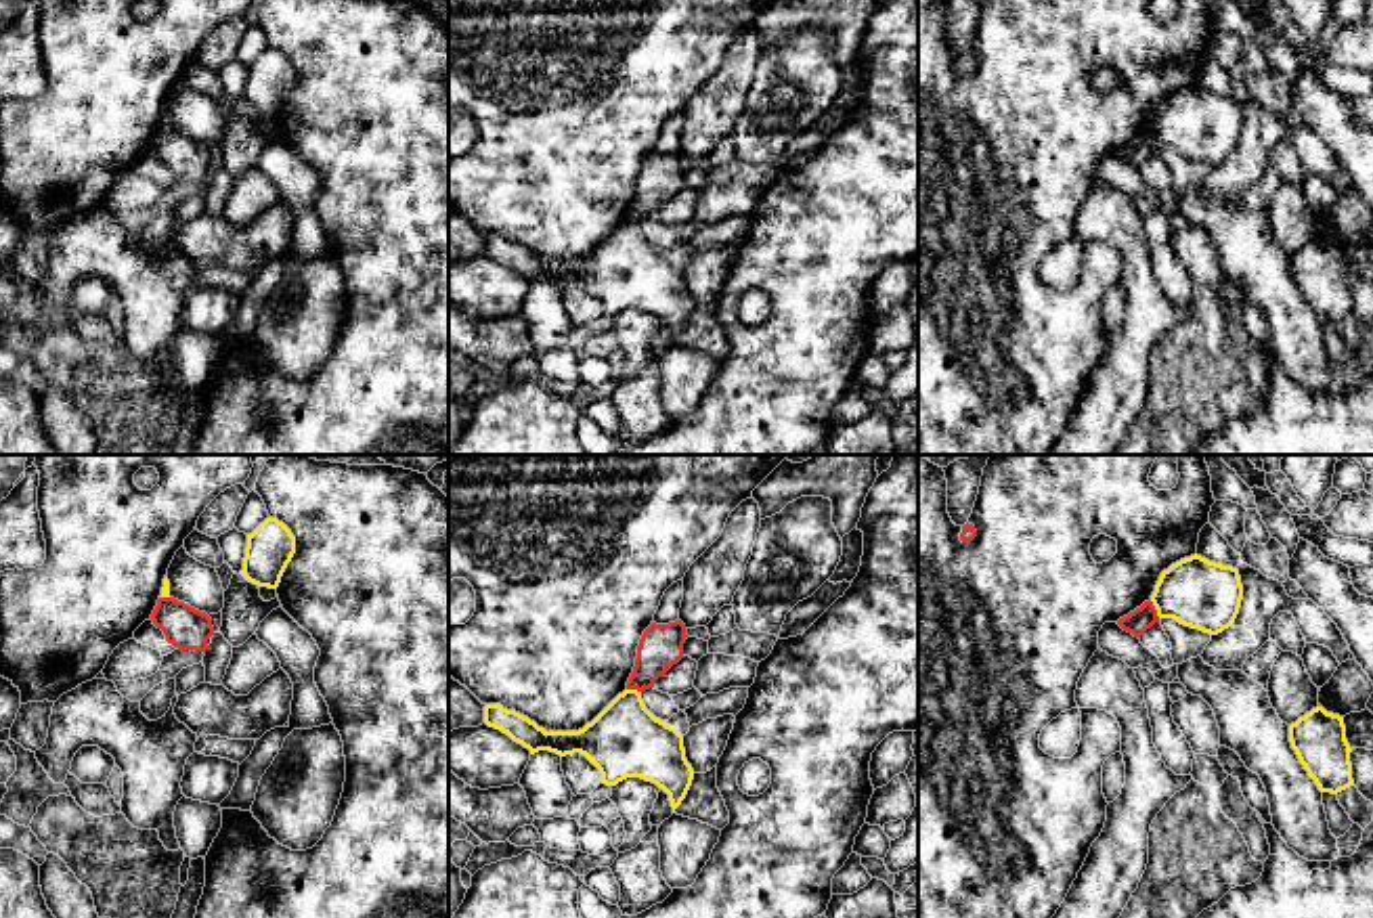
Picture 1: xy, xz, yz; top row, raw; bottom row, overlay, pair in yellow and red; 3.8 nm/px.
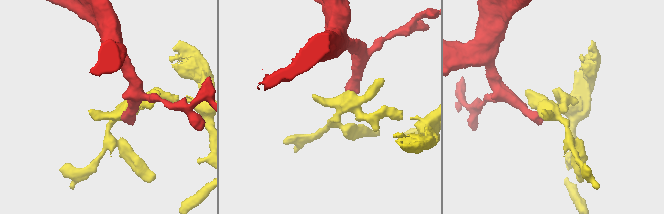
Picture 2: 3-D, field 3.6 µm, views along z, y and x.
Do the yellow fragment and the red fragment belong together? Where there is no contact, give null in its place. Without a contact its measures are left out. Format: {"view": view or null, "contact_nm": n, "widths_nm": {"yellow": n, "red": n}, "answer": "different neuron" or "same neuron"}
{"view": "yz", "contact_nm": 80, "widths_nm": {"yellow": 260, "red": 90}, "answer": "different neuron"}

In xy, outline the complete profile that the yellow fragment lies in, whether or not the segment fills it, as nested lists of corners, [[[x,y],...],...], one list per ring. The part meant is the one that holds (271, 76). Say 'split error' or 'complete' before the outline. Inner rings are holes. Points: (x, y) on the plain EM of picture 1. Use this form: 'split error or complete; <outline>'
complete; [[[266,48],[252,65],[241,105],[258,115],[277,119],[281,107],[296,84],[296,67],[277,48]]]

